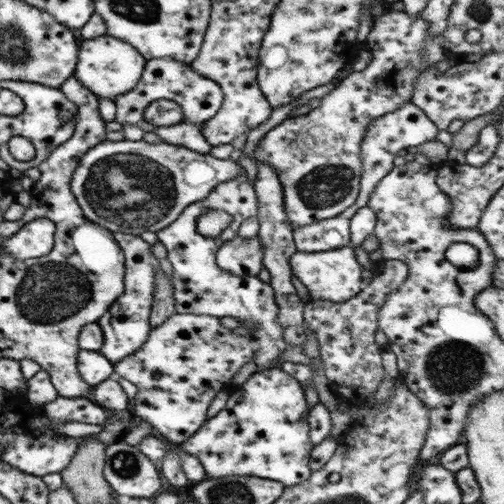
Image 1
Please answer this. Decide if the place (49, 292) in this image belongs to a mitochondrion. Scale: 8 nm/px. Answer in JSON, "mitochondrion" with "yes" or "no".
{"mitochondrion":"yes"}

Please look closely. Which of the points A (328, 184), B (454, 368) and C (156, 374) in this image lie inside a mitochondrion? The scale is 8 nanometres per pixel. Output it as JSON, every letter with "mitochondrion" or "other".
{"A":"mitochondrion","B":"mitochondrion","C":"other"}

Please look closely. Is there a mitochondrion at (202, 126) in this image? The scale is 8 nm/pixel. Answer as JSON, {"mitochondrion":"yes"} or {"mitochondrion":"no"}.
{"mitochondrion":"no"}

